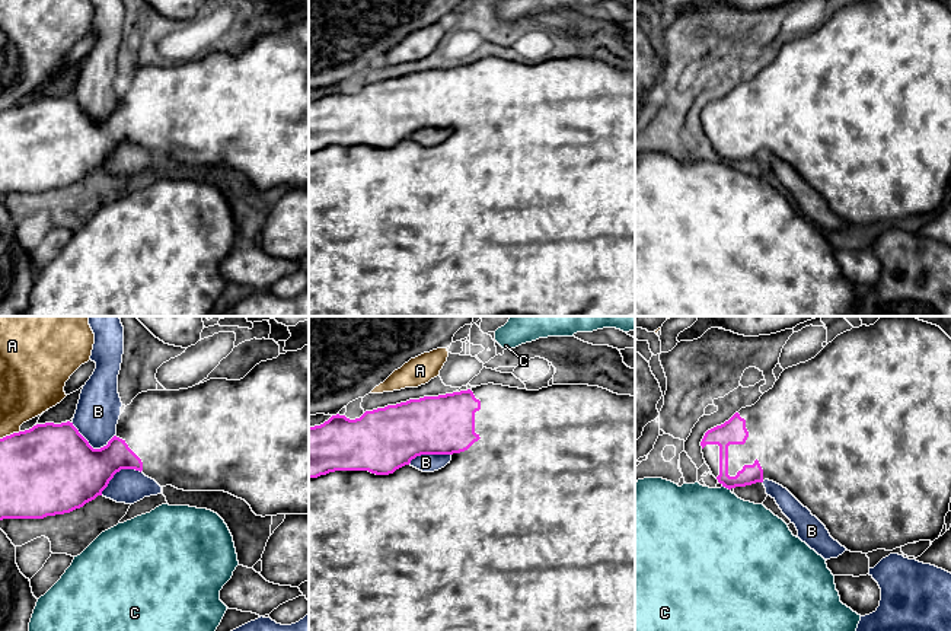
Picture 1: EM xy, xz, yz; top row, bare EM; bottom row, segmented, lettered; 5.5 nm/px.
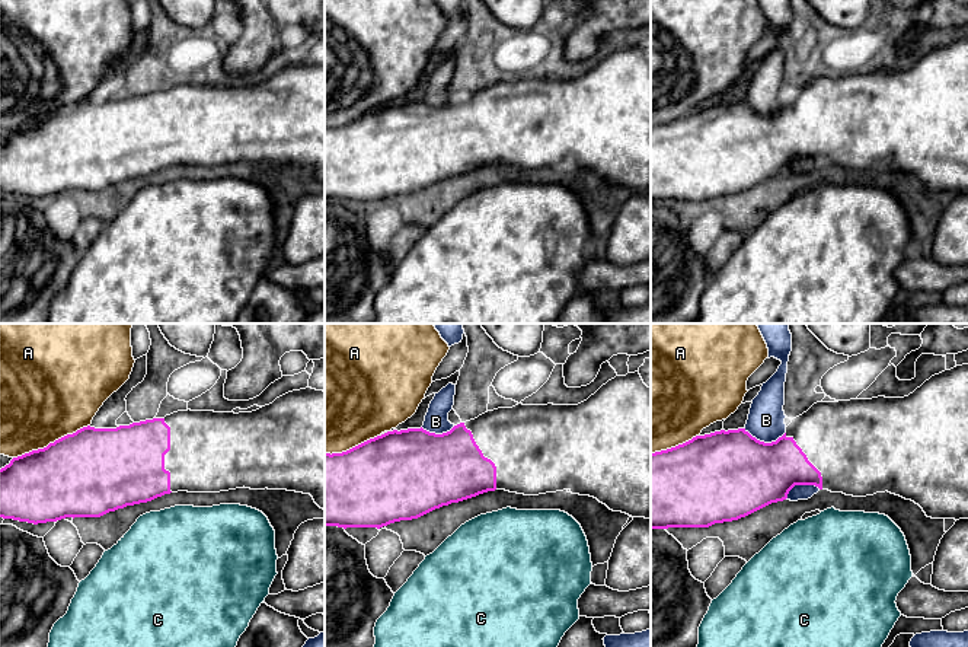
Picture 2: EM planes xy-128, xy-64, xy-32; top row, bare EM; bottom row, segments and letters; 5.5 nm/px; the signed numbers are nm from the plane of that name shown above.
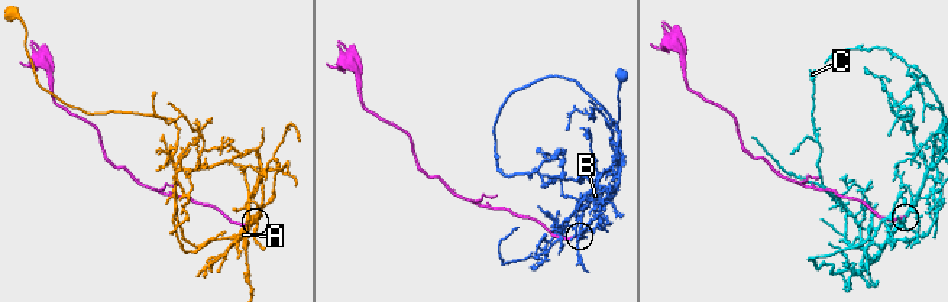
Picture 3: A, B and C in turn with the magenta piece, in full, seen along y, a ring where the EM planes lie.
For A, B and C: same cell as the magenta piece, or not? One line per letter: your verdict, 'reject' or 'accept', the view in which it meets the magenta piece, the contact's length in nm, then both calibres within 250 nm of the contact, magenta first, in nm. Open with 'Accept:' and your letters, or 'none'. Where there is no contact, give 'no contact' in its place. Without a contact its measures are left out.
Accept: none
A: reject; contact in xy; length 120 nm; calibres 460 and 280 nm
B: reject; contact in xy; length 260 nm; calibres 500 and 240 nm
C: reject; contact in yz; length 50 nm; calibres 110 and 460 nm

